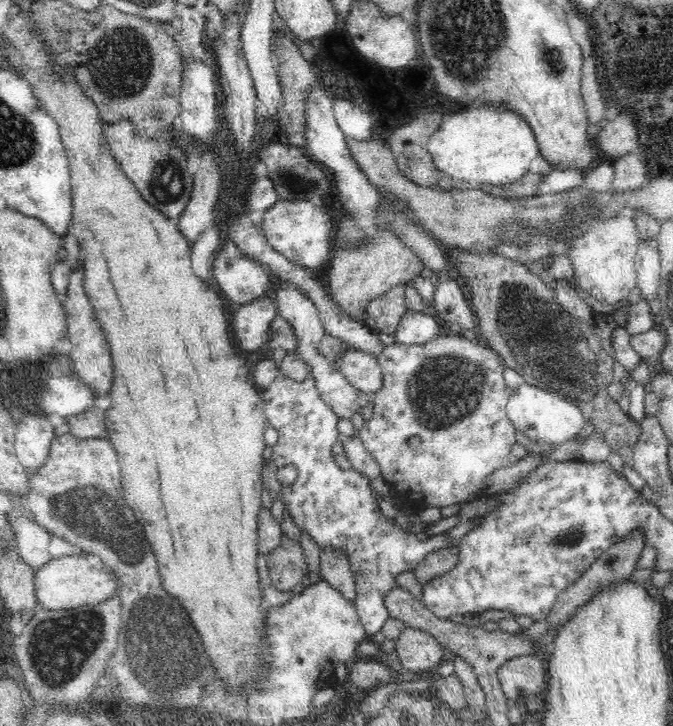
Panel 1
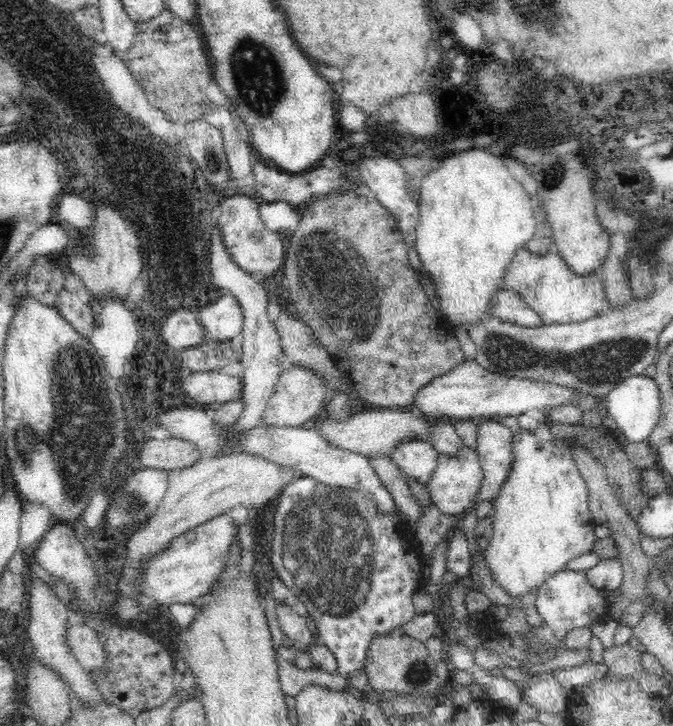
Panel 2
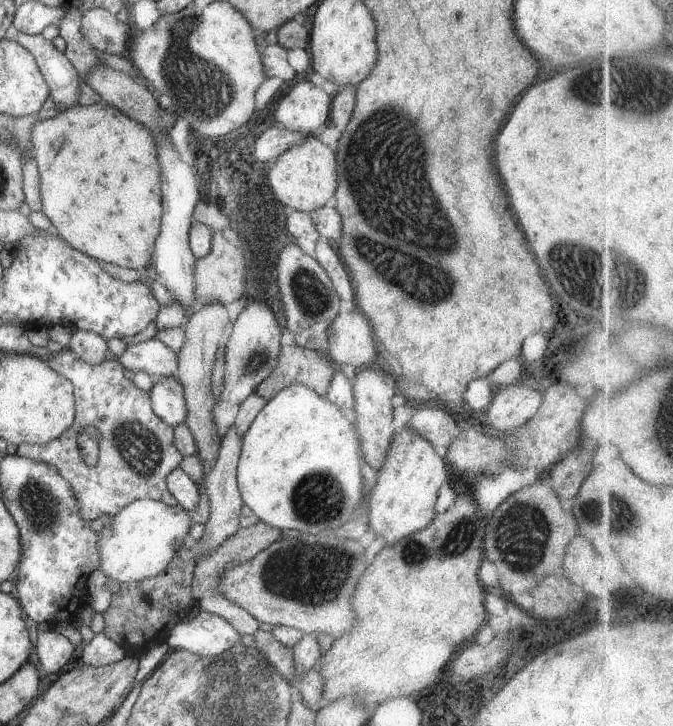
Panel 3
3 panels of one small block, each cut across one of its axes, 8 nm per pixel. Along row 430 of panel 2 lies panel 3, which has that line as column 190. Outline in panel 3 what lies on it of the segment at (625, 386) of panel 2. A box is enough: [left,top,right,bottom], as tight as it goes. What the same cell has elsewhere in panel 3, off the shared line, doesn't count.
[165,611,240,657]

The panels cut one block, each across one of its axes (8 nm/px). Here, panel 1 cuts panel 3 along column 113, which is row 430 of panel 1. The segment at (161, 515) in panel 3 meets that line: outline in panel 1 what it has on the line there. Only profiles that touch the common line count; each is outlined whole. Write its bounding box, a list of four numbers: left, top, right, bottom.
[507,384,584,448]

